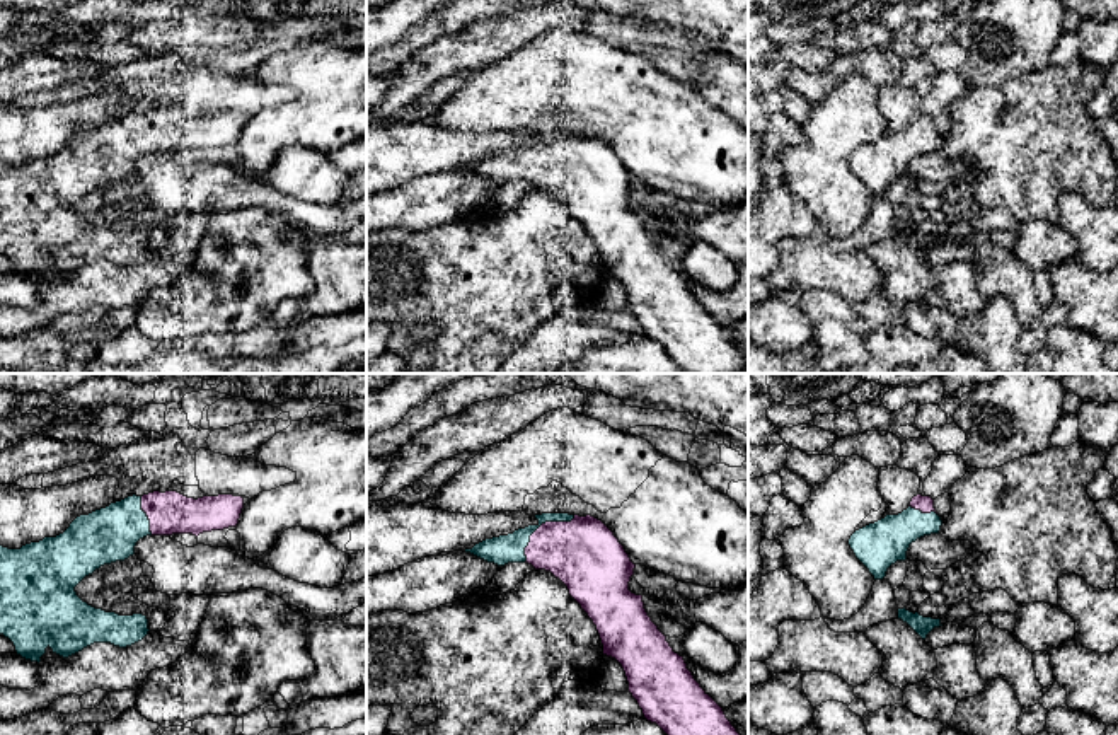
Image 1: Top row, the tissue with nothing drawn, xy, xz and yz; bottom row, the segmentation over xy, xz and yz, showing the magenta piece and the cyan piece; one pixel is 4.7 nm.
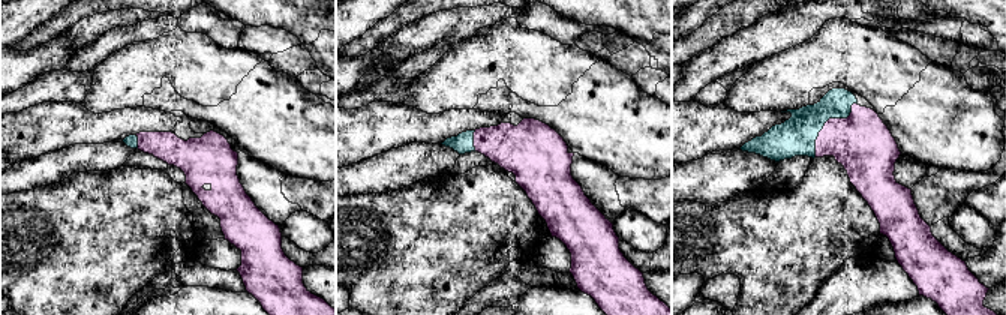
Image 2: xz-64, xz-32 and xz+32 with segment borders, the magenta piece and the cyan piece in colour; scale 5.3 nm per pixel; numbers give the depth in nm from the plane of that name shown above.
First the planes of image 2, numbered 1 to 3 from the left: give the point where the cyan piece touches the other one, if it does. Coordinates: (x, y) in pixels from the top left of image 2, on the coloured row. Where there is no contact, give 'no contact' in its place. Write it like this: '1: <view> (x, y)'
1: xz-64 (138, 141)
2: xz-32 (474, 141)
3: xz+32 (826, 122)

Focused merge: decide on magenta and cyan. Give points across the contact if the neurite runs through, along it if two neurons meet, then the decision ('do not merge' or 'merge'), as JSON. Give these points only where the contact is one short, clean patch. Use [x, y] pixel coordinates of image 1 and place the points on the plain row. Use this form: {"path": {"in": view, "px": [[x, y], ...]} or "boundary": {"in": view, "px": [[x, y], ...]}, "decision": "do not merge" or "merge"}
{"path": {"in": "xz", "px": [[583, 171], [554, 161], [539, 145], [518, 166], [503, 167]]}, "decision": "merge"}

